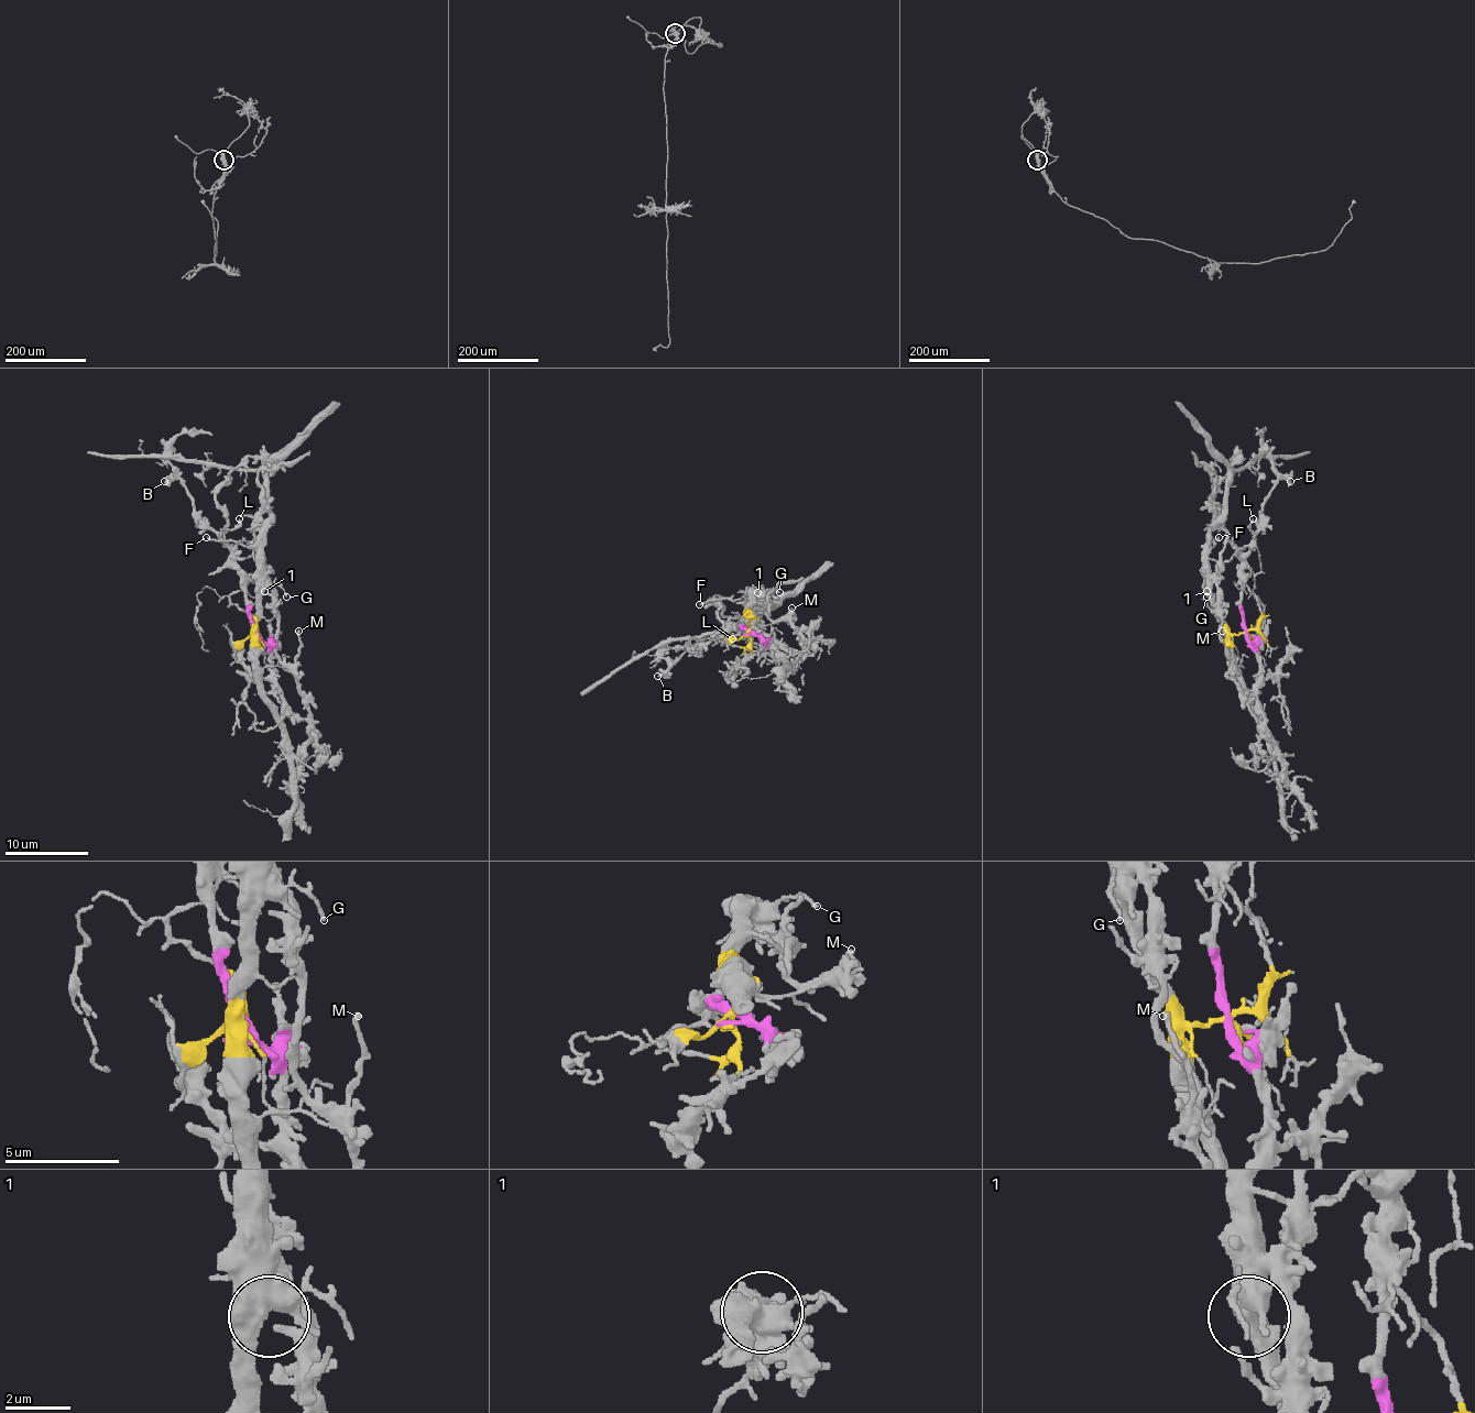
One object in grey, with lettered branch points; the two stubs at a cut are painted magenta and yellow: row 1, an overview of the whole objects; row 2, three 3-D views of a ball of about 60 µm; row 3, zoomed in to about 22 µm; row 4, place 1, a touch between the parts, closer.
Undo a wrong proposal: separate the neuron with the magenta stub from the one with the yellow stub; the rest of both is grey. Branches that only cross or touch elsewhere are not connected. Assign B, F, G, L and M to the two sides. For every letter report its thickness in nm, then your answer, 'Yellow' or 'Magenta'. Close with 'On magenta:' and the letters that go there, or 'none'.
B: Thickness 280 nm. Magenta
F: Thickness 170 nm. Yellow
G: Thickness 110 nm. Yellow
L: Thickness 200 nm. Magenta
M: Thickness 200 nm. Magenta
On magenta: B, L, M

